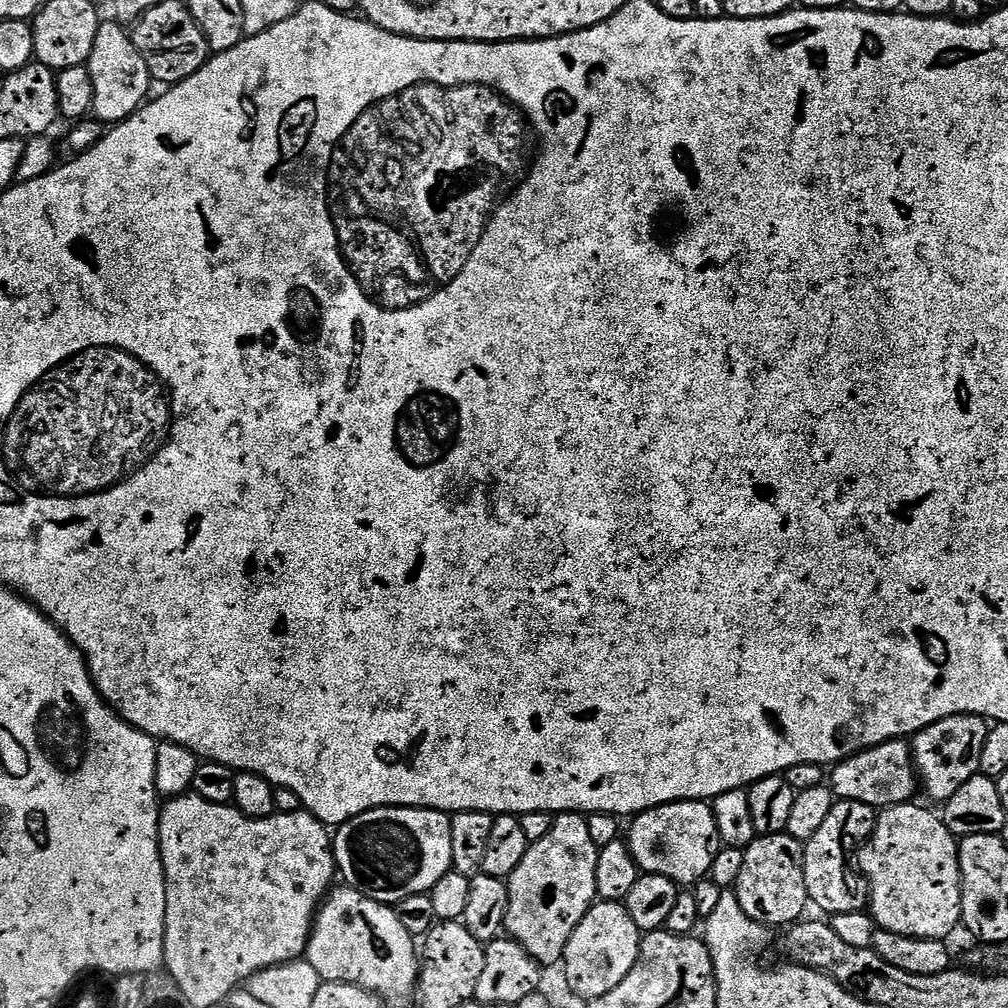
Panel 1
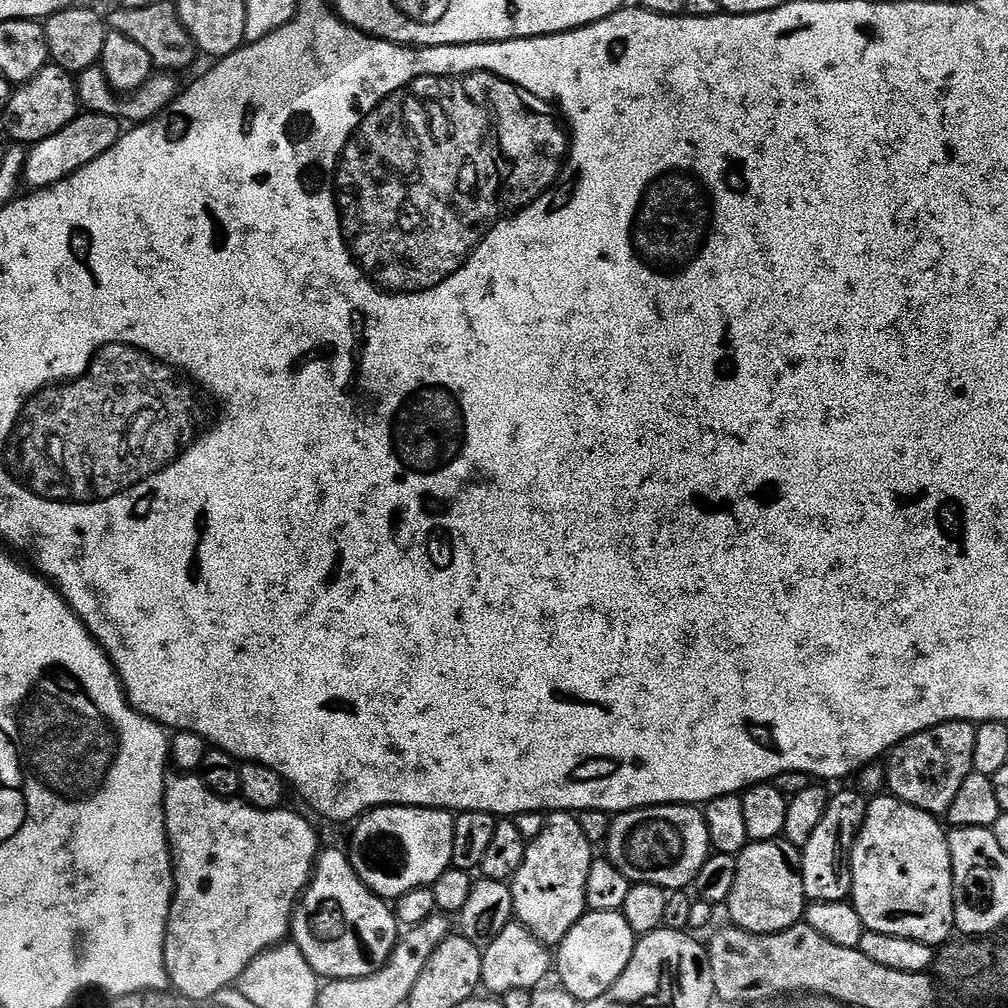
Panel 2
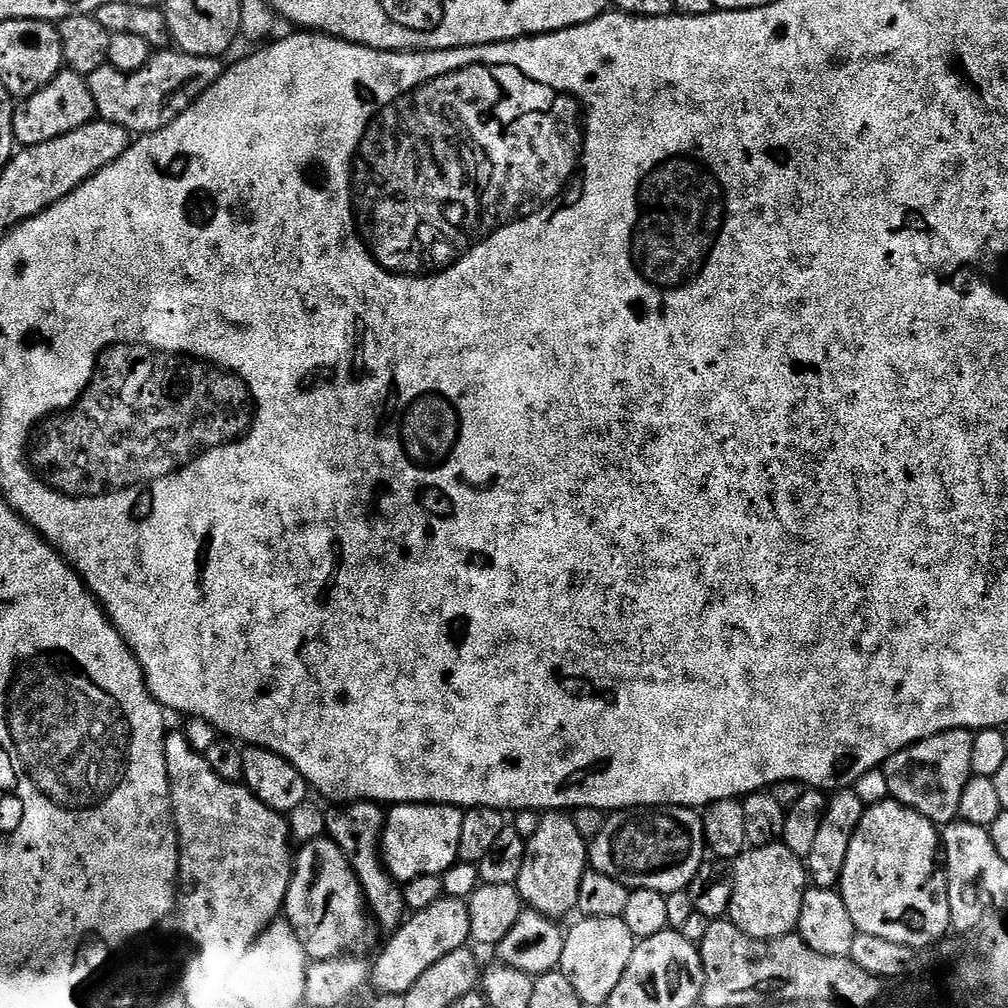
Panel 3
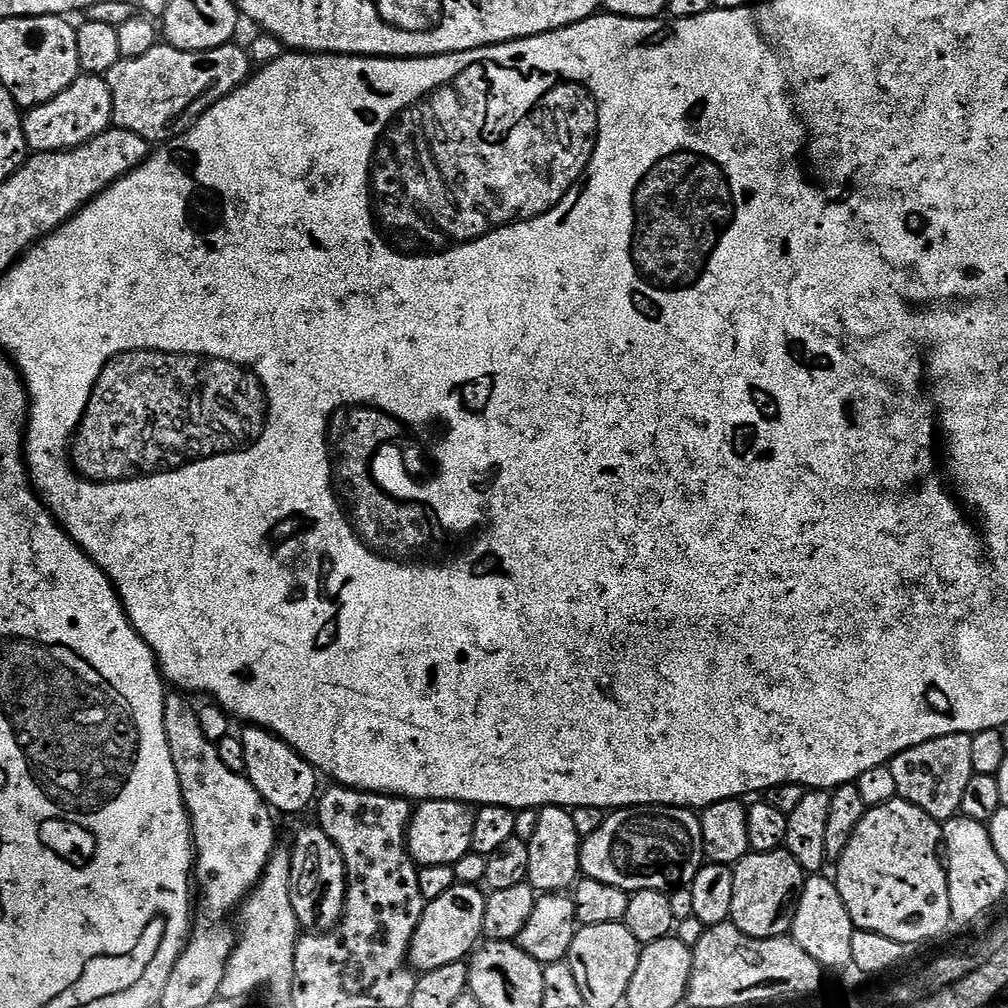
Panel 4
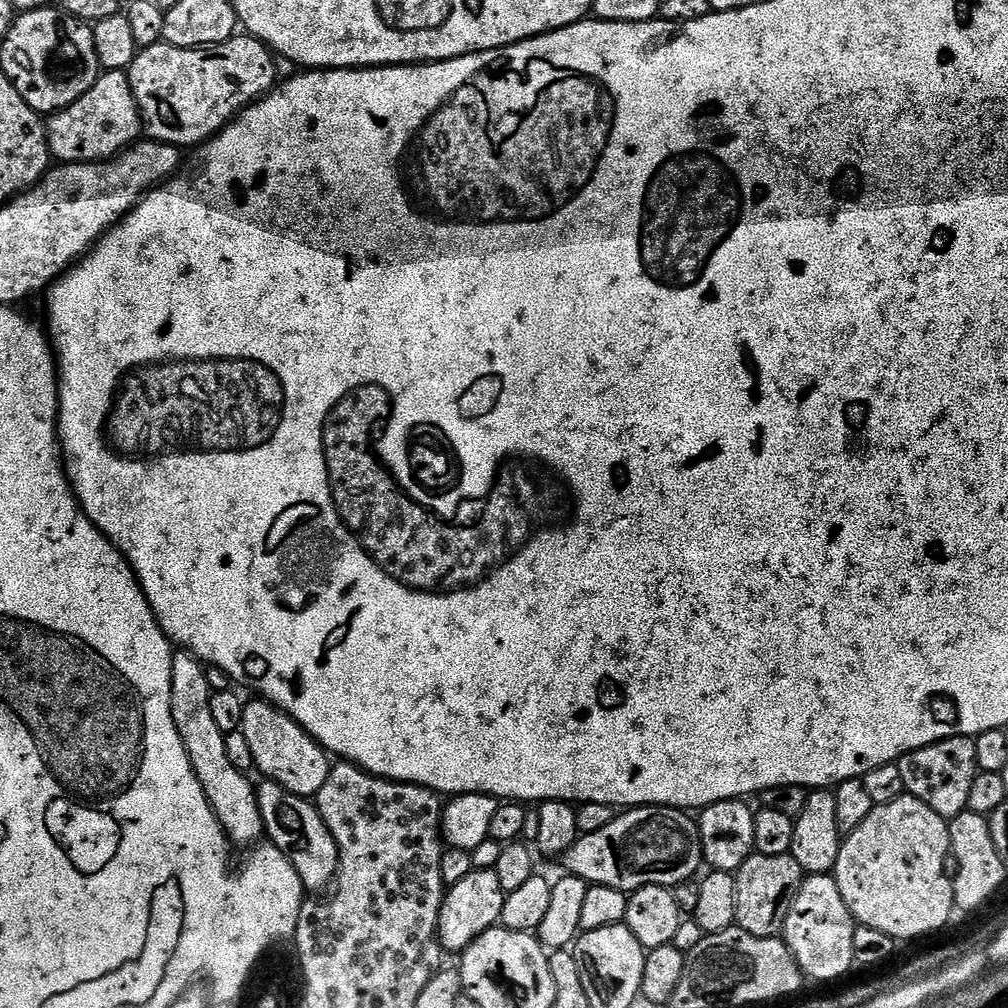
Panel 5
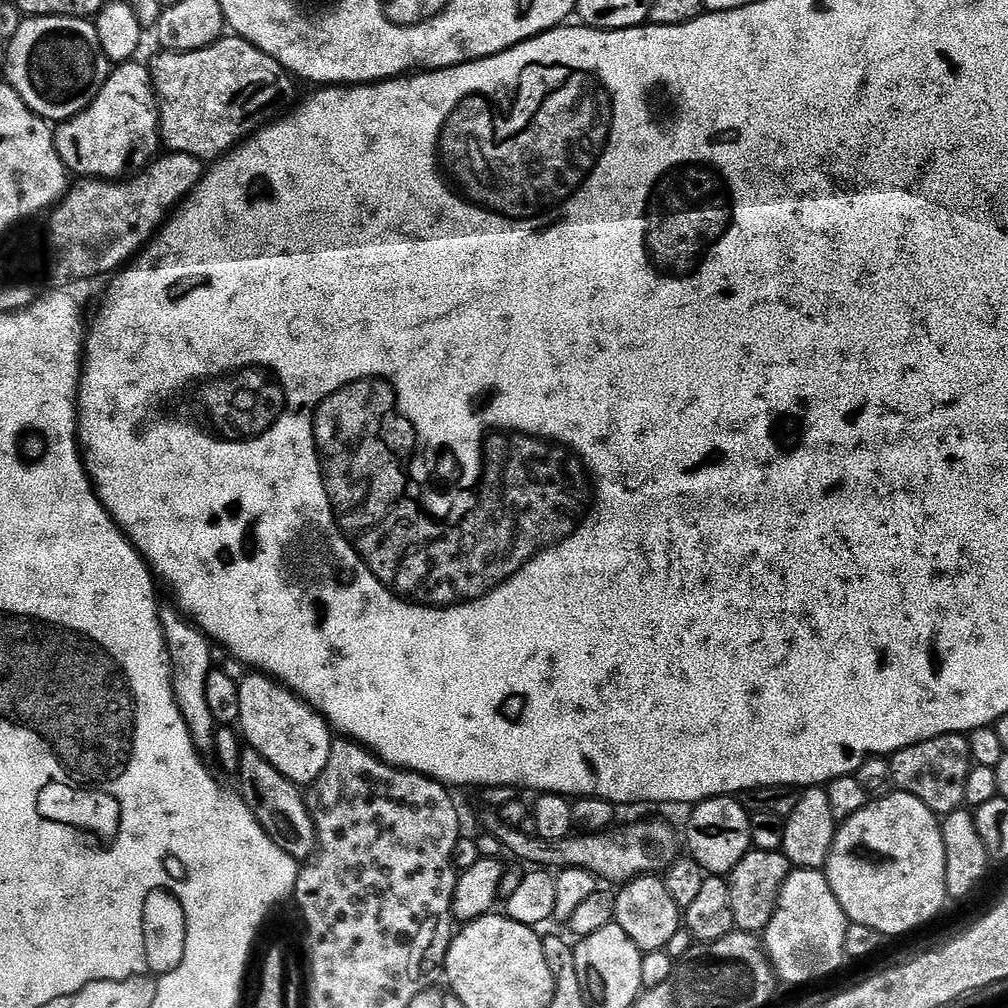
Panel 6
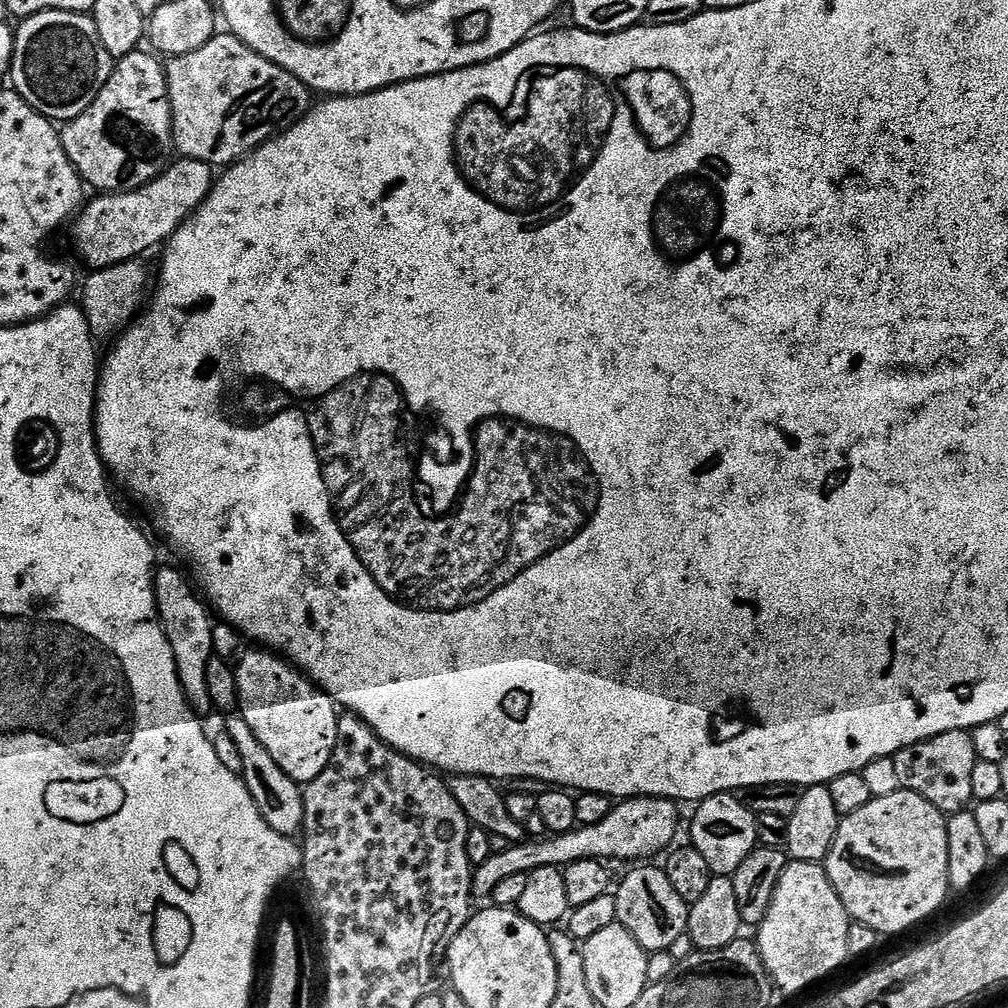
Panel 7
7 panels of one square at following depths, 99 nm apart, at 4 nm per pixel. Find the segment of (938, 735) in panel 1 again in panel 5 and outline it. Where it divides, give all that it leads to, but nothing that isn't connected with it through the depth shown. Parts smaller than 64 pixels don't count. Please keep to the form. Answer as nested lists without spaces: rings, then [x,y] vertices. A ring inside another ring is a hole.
[[[951,736],[930,746],[922,746],[900,757],[894,765],[894,771],[900,775],[904,783],[903,791],[907,795],[918,798],[918,802],[926,802],[934,814],[951,822],[967,809],[970,786],[978,771],[974,758],[974,739],[970,736]]]

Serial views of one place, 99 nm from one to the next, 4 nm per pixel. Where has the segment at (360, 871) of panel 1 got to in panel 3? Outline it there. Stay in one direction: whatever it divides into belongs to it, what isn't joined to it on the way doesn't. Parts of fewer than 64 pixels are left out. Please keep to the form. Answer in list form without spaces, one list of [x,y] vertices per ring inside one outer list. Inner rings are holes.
[[[398,804],[389,807],[384,821],[384,836],[380,839],[380,850],[390,875],[401,885],[423,876],[442,877],[460,859],[458,837],[462,835],[464,813],[465,809],[456,808],[453,804]]]

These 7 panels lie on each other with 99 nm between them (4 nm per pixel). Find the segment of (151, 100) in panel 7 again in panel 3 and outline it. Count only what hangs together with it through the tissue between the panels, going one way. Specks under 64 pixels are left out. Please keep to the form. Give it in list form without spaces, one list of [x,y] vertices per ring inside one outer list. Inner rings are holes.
[[[61,70],[53,80],[46,82],[46,86],[42,86],[42,90],[38,90],[38,94],[30,94],[19,101],[12,109],[12,117],[16,143],[26,148],[42,146],[42,142],[50,142],[50,138],[62,138],[62,134],[70,134],[70,130],[86,126],[97,119],[87,76],[80,76],[71,70]]]

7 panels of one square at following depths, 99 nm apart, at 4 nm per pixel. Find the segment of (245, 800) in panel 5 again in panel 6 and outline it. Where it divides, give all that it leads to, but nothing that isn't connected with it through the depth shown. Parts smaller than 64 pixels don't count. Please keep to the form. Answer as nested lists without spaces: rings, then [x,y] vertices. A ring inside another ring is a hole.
[[[187,627],[181,632],[167,633],[166,636],[168,657],[172,663],[172,689],[178,710],[192,735],[193,745],[201,753],[211,753],[218,727],[214,714],[210,714],[210,705],[206,703],[206,678],[214,671],[214,664],[212,664],[213,645],[199,628]]]

